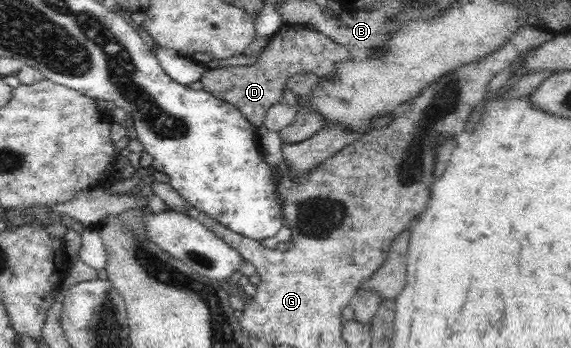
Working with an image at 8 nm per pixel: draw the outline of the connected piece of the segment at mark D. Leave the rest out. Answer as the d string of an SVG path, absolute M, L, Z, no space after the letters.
M283 22L254 63L246 66L208 68L199 81L206 93L233 104L245 115L246 121L258 129L263 125L267 110L275 103L285 101L284 90L291 76L310 72L320 78L332 76L335 74L335 63L342 63L352 57L354 55L350 50L311 27Z

